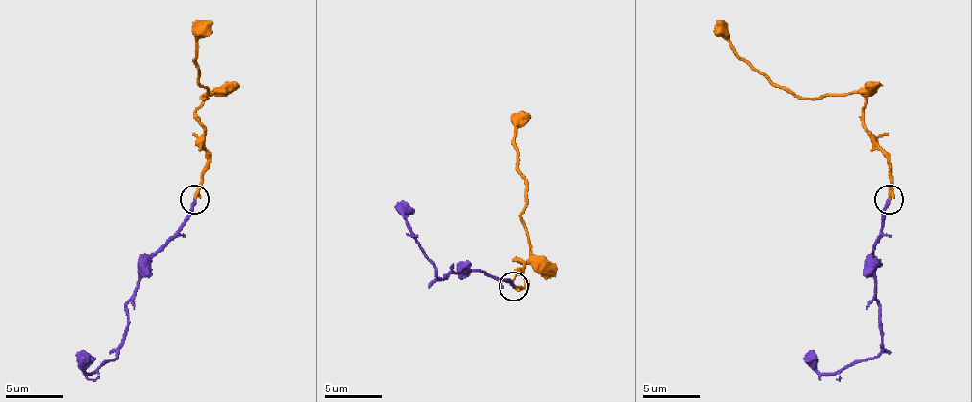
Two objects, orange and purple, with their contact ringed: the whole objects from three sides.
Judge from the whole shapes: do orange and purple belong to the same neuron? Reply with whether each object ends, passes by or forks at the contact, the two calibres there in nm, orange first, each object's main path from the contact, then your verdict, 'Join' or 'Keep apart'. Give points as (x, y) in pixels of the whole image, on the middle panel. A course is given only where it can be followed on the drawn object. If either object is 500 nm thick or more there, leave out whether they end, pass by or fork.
At the ring orange ends. At the ring purple ends. Thickness 240 nm (orange) against 220 nm. Course of orange: (514, 287), (525, 287), (522, 261), (514, 261), (528, 258), (530, 242), (520, 213), (514, 129), (530, 116). Course of purple: (514, 284), (468, 270), (437, 278), (434, 261), (400, 207). Join

